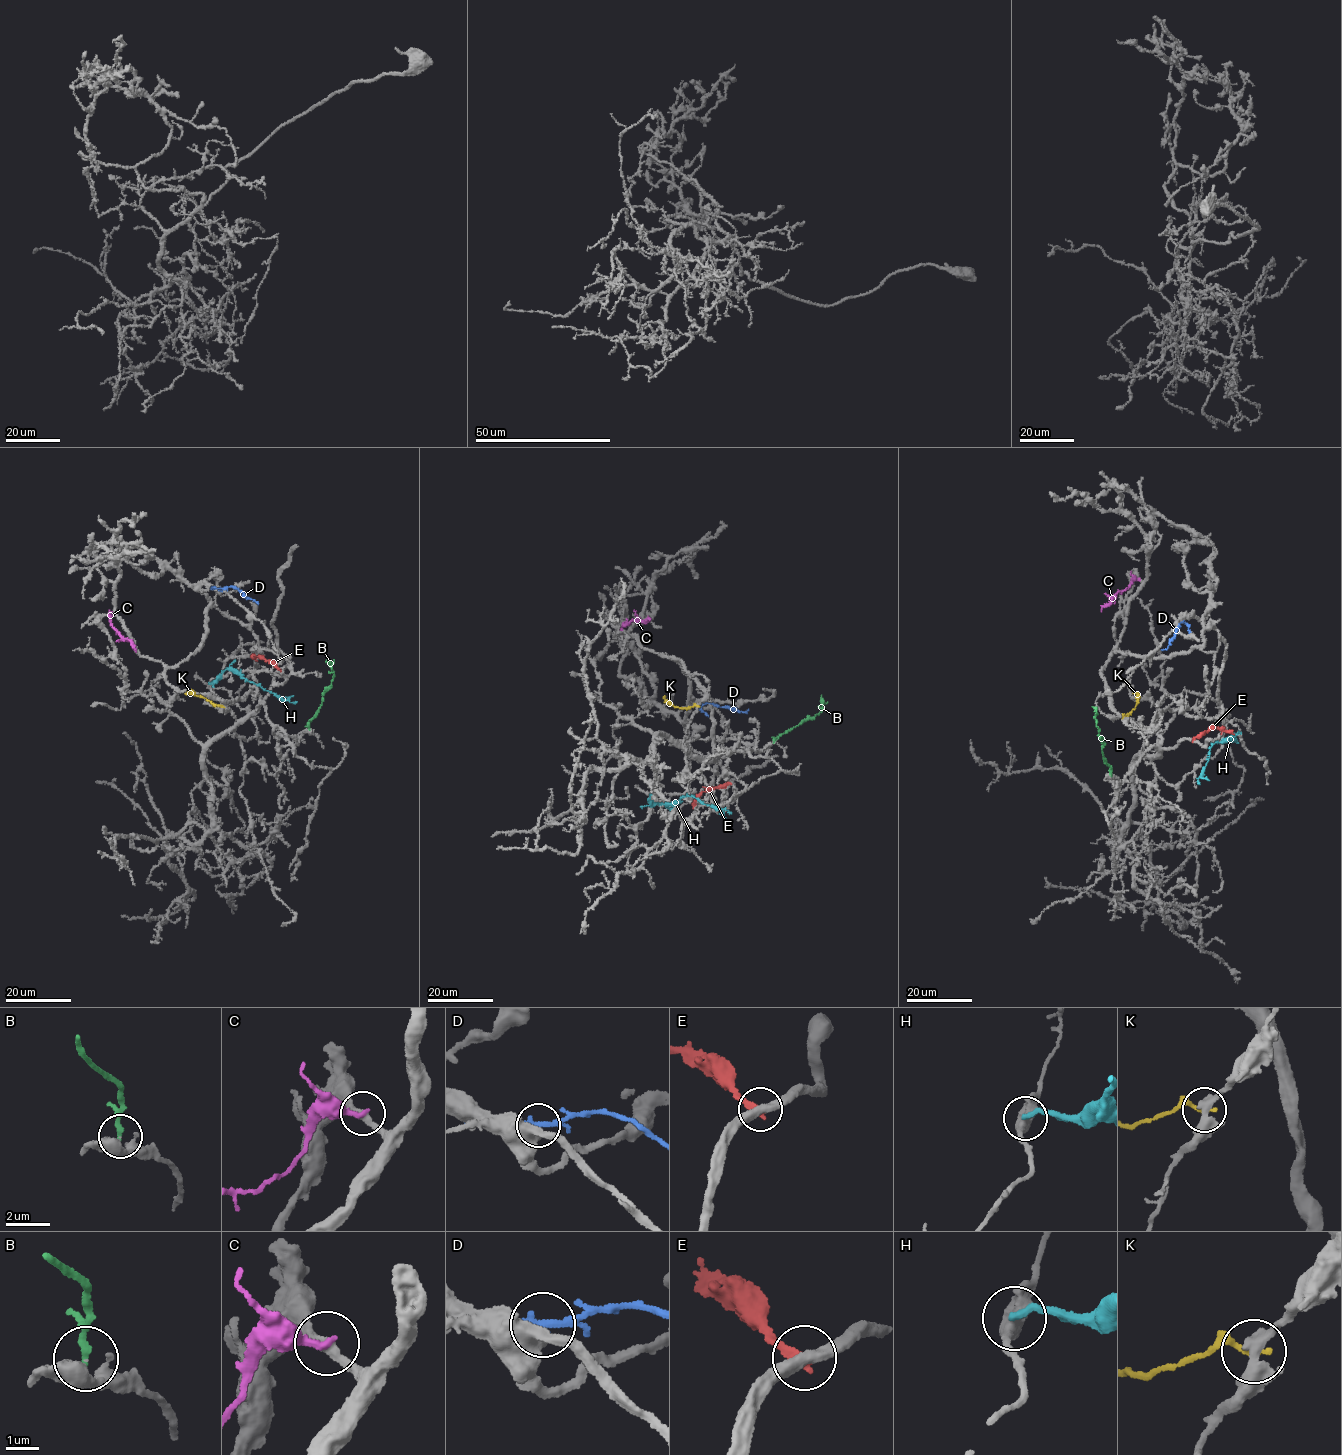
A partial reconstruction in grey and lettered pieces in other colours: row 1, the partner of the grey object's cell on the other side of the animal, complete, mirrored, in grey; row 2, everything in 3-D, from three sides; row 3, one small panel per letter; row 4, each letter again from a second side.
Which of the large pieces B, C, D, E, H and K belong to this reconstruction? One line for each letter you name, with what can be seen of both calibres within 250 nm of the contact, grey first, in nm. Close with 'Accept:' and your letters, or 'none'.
B: Thickness 460 nm (grey) against 140 nm
Accept: B

